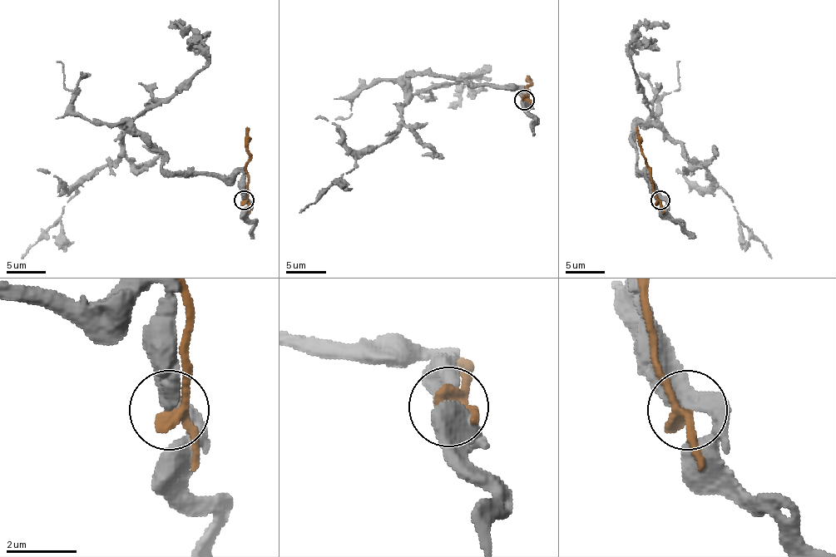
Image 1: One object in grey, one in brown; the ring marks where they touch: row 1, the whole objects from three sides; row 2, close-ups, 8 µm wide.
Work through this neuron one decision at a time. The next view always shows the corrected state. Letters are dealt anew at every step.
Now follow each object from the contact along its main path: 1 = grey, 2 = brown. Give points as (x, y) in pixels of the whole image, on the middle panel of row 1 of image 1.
1: (524, 100), (516, 90), (414, 74), (403, 122), (394, 132), (378, 146), (370, 146), (348, 172), (299, 212)
2: (524, 100), (528, 96), (526, 88), (530, 82), (526, 76)

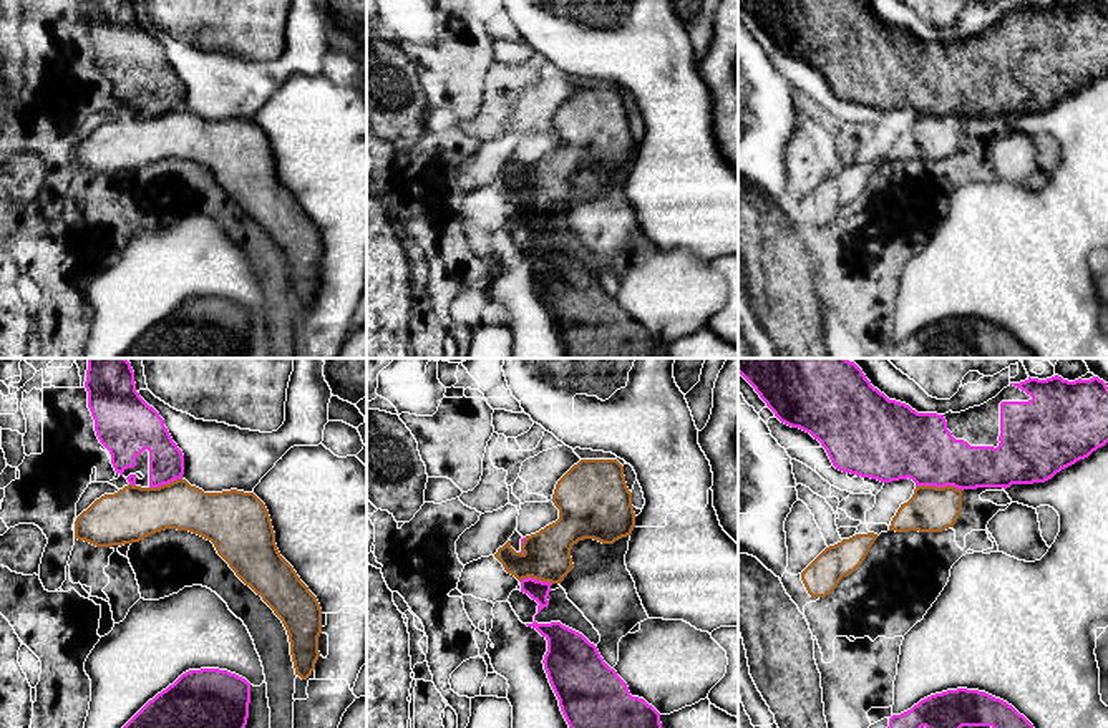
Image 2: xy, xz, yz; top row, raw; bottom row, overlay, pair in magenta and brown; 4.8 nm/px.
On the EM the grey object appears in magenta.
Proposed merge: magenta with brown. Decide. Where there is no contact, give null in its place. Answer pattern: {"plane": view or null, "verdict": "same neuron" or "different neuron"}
{"plane": "yz", "verdict": "different neuron"}

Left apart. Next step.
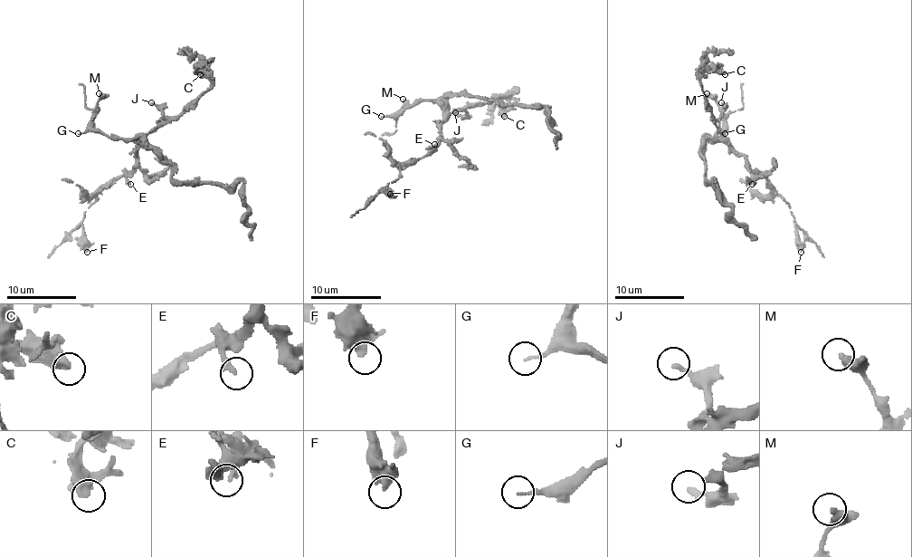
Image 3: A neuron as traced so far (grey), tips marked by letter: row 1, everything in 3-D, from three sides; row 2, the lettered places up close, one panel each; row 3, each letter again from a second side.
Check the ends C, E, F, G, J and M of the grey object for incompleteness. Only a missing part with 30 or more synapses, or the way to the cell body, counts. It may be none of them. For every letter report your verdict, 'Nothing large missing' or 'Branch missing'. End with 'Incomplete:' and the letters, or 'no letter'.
C: Nothing large missing
E: Nothing large missing
F: Nothing large missing
G: Branch missing
J: Branch missing
M: Nothing large missing
Incomplete: G, J

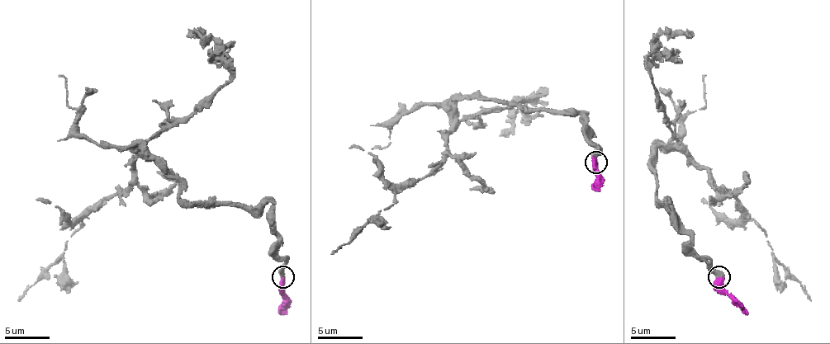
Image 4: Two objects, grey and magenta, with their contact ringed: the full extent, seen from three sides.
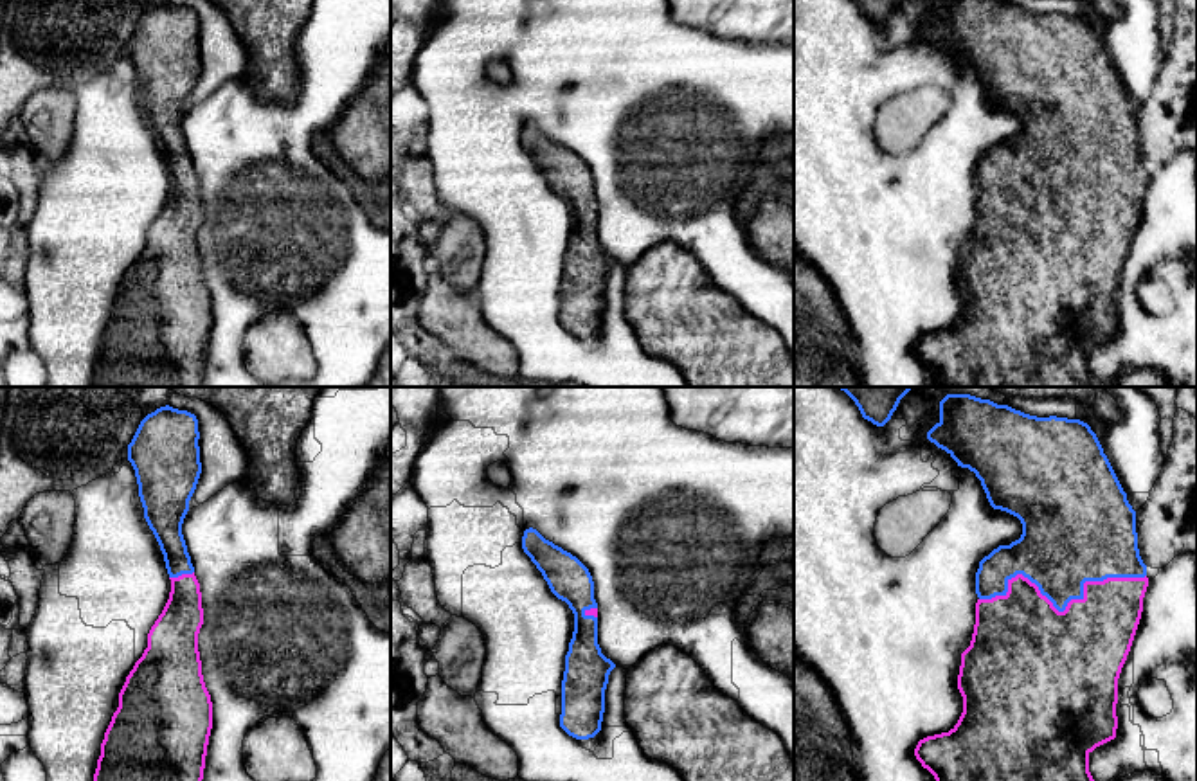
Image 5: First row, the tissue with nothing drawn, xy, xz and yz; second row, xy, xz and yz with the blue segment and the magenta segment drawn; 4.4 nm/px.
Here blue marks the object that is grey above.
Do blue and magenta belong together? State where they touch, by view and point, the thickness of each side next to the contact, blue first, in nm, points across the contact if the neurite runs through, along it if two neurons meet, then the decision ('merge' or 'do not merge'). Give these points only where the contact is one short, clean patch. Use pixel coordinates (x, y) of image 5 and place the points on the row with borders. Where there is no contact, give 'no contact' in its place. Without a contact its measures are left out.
meets blue in yz at (1064, 609); 360 nm thick on the blue side, 480 nm on the other; merge

